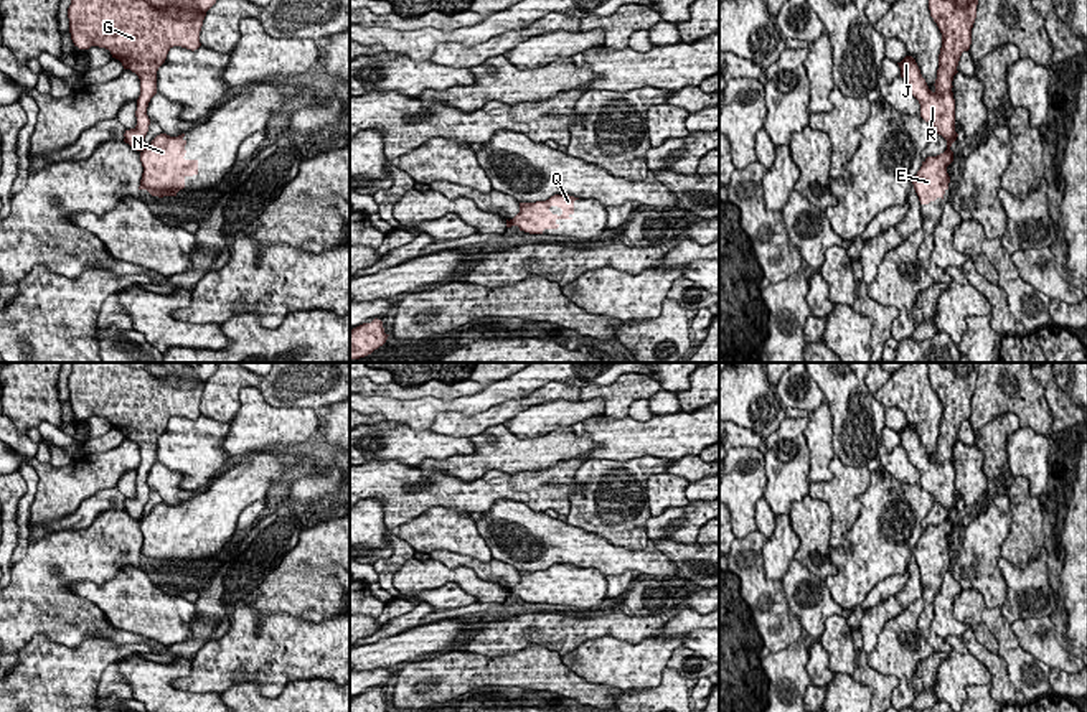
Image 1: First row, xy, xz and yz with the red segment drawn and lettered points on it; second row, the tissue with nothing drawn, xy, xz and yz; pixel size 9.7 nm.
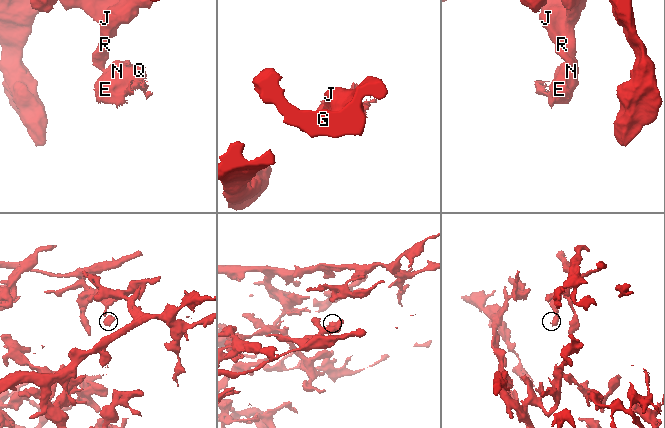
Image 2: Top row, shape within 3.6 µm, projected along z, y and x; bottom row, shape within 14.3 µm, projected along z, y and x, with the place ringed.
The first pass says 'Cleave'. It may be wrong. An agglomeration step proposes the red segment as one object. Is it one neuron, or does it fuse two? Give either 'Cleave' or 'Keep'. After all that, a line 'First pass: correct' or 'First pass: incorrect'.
Cleave
First pass: correct

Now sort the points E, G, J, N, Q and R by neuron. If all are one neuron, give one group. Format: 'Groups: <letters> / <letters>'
Groups: E N Q / G J R

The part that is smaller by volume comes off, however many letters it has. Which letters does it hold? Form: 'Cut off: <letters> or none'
Cut off: E, N, Q

